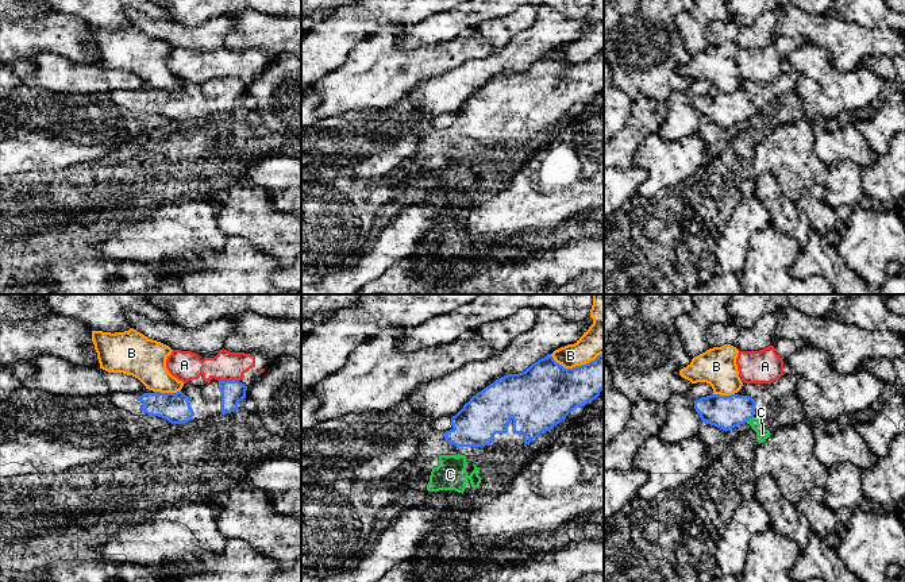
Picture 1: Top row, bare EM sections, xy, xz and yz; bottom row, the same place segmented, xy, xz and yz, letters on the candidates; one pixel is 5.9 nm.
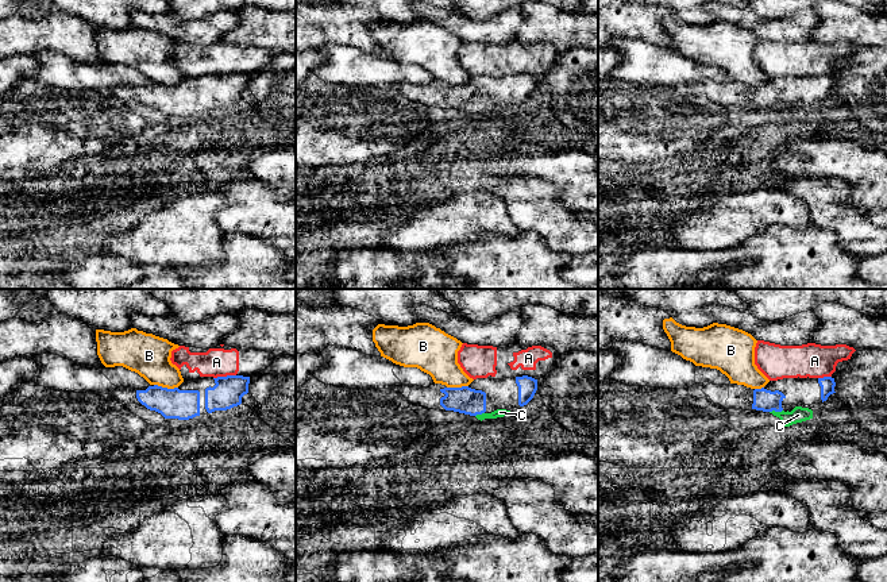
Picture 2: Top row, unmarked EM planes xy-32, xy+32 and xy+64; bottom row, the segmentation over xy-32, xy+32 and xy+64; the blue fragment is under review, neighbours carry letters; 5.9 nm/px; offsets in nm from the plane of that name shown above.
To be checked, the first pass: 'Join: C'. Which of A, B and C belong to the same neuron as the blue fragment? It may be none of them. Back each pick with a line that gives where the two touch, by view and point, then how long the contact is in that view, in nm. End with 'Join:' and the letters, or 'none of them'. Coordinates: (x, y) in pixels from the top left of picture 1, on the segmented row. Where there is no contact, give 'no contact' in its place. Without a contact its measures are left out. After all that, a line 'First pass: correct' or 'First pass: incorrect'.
C: yz (748, 419) | 60 nm
Join: C
First pass: correct

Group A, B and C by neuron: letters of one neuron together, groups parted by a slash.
A / B / C

